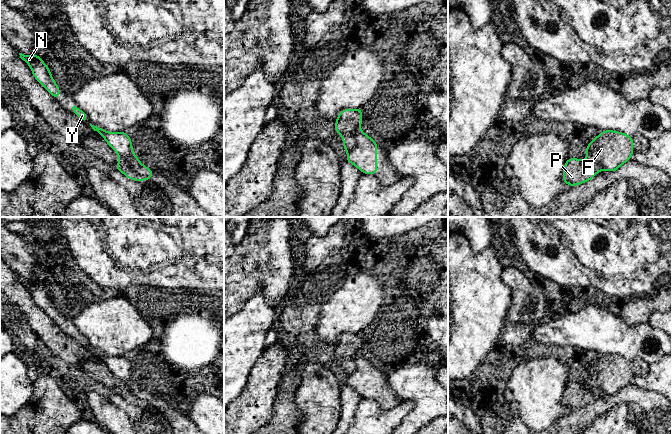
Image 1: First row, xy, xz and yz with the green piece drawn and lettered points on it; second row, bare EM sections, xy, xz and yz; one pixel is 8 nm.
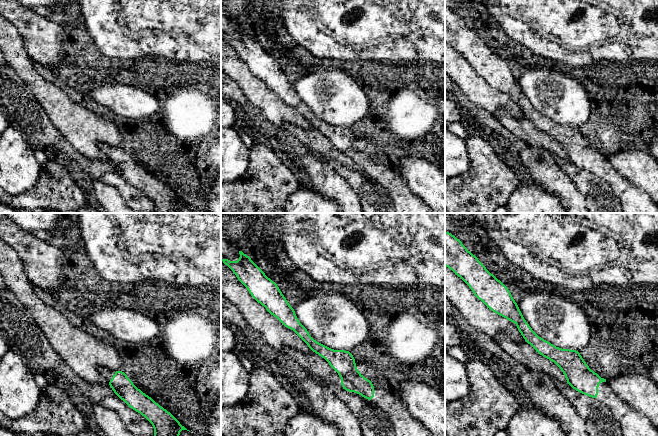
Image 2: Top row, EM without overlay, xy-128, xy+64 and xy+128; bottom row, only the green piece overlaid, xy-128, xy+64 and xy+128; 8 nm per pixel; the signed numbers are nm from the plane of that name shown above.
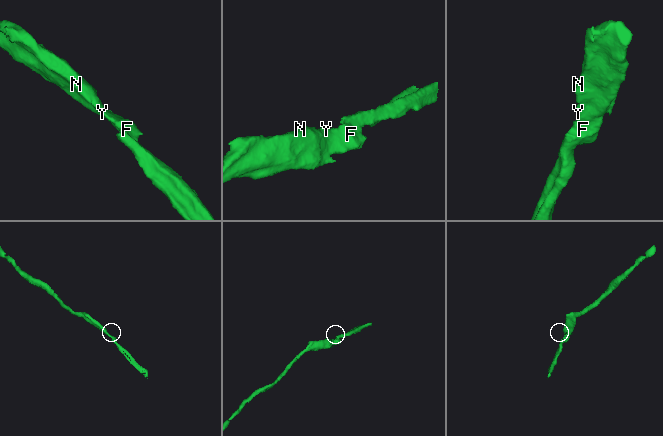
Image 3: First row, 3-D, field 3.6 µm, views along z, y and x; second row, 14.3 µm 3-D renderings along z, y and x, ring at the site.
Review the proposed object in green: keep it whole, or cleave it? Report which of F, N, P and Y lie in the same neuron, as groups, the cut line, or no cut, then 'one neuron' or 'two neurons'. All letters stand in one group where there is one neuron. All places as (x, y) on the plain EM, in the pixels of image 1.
F N Y / P | xy (120, 381), (127, 384), (144, 403) | two neurons

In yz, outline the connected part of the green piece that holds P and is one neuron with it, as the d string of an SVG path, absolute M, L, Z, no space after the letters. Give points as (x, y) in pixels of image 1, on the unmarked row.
M577 382L567 383L563 392L563 405L568 410L576 410L591 404L599 395L601 389L589 389L587 385Z

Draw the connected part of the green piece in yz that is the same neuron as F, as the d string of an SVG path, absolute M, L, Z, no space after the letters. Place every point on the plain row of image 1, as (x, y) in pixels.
M606 354L586 370L586 385L589 389L601 389L602 394L614 396L631 383L633 362L622 356Z

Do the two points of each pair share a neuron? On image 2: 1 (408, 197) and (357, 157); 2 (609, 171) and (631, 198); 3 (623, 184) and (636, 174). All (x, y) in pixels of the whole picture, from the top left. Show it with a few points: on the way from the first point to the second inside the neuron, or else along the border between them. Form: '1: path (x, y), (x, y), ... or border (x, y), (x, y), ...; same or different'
1: path (395, 186), (384, 175), (370, 167); same
2: path (613, 178), (625, 191); same
3: border (611, 164), (623, 176), (647, 193); different

